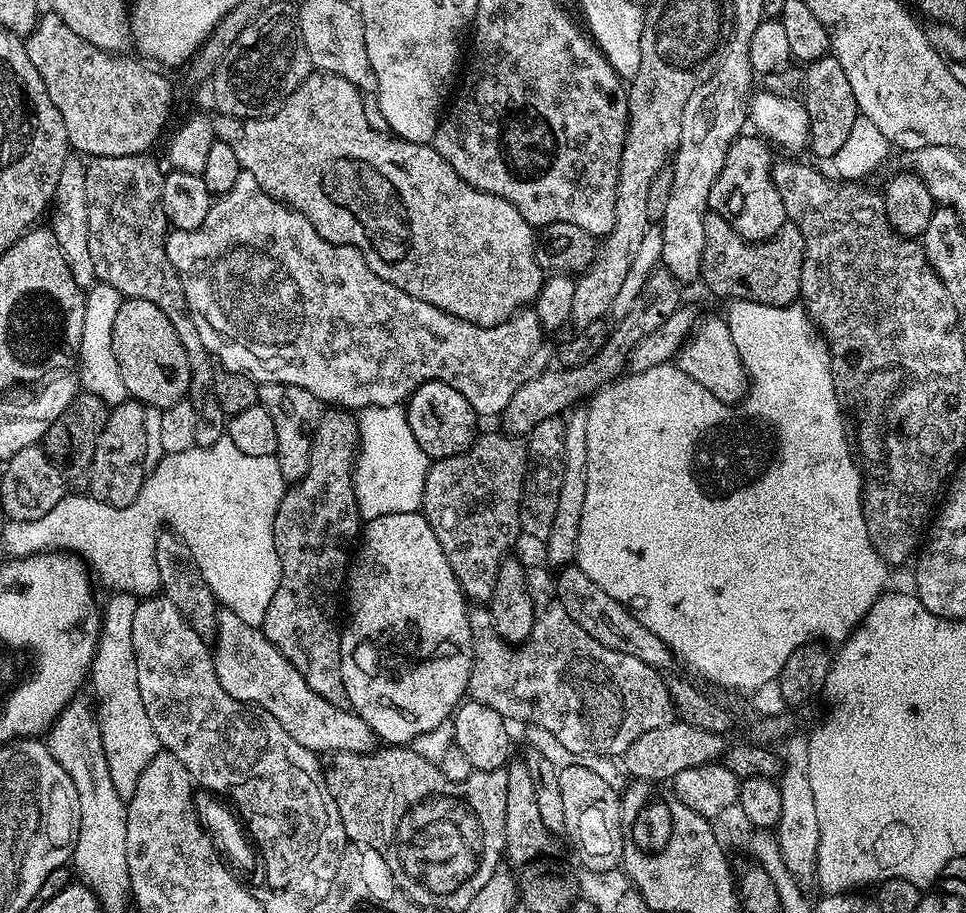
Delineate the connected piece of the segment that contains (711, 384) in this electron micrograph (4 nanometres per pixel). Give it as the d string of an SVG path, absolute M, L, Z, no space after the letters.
M701 319L692 335L684 341L684 347L680 349L674 363L686 375L694 378L694 382L706 386L706 390L710 390L714 398L722 402L736 404L743 400L747 393L750 383L748 371L744 369L742 358L734 346L727 319Z

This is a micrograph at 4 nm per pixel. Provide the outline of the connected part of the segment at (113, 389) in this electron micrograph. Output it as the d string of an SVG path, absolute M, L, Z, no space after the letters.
M93 283L87 289L84 301L84 321L82 322L82 342L78 353L78 384L83 391L94 394L102 398L105 404L111 406L121 404L129 399L126 390L126 382L122 378L122 370L118 370L118 358L114 358L114 318L118 315L118 310L122 303L120 292L114 286Z

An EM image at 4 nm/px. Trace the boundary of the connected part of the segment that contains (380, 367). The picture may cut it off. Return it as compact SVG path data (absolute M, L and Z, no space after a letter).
M240 171L238 182L219 198L213 199L210 214L206 214L206 222L194 230L182 230L177 228L169 231L164 249L168 255L168 261L174 266L178 278L182 282L184 297L188 303L188 310L192 313L192 321L202 338L202 342L208 348L208 355L220 360L225 369L230 372L241 372L243 376L251 376L257 385L262 384L289 384L290 386L302 386L310 390L325 405L339 406L344 410L363 410L373 406L390 406L391 404L403 405L412 391L426 382L446 382L446 386L454 386L466 402L470 402L472 409L481 417L499 417L506 410L506 402L516 390L526 382L530 382L549 367L548 348L544 345L545 329L541 328L540 320L535 311L521 310L515 316L511 316L506 322L498 326L483 328L477 324L471 324L465 320L454 318L426 302L418 302L418 298L410 298L398 286L378 278L374 270L366 262L363 254L354 246L345 244L332 244L302 214L298 214L289 208L281 200L275 200L262 186L258 186L254 174Z

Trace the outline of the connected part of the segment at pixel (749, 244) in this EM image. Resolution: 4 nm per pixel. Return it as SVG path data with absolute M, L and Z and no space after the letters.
M709 210L704 215L702 230L706 230L706 244L702 246L700 280L714 295L783 308L801 299L804 239L796 224L786 223L769 240L753 242L736 233L725 216Z

